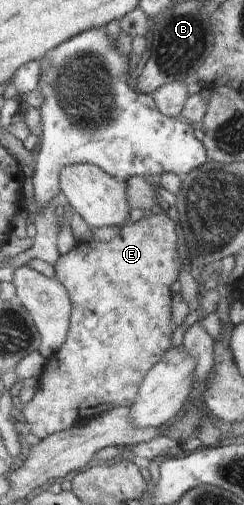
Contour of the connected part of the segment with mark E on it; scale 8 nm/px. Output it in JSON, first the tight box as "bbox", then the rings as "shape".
{"bbox":[17,211,185,440],"shape":[[[158,211],[146,214],[143,219],[135,223],[127,223],[119,234],[108,242],[101,242],[94,238],[87,243],[77,242],[71,251],[59,256],[59,259],[54,264],[55,278],[63,285],[71,301],[70,327],[65,343],[59,347],[59,351],[49,358],[43,366],[43,372],[38,376],[39,381],[36,383],[35,395],[24,405],[25,408],[22,412],[17,415],[26,431],[43,440],[52,434],[73,428],[80,422],[89,421],[97,414],[114,408],[131,407],[133,405],[140,389],[141,381],[147,375],[147,371],[161,361],[163,355],[172,348],[171,335],[176,326],[171,321],[173,296],[171,285],[177,280],[179,273],[183,269],[182,266],[185,265],[179,258],[181,251],[179,252],[178,244],[181,243],[179,226],[167,214]]]}

